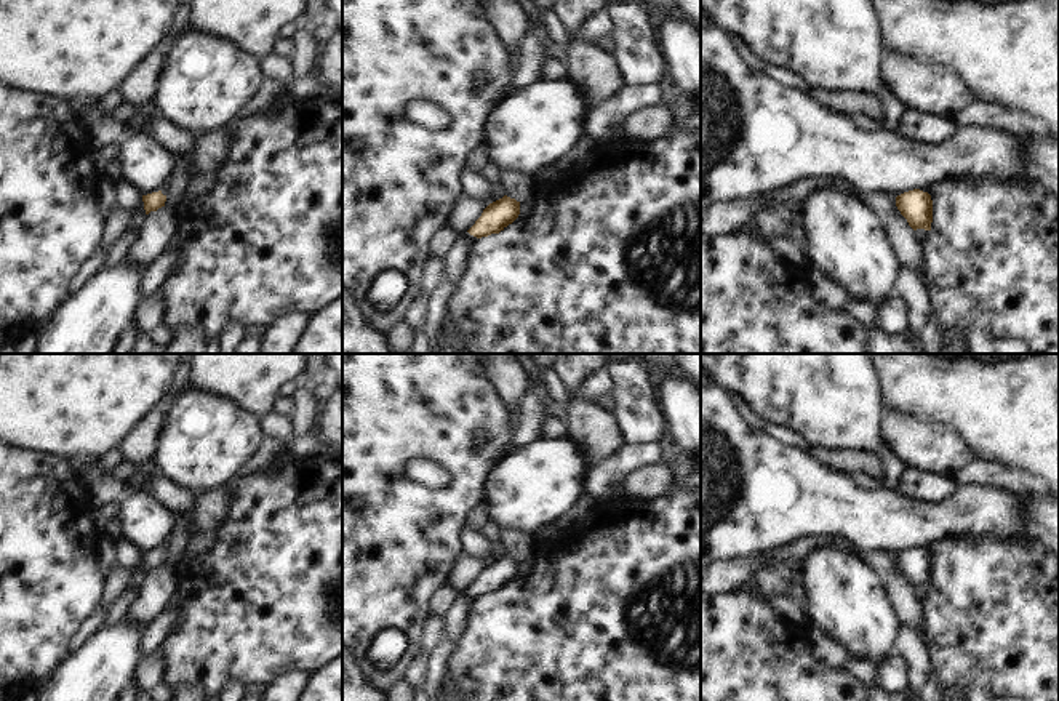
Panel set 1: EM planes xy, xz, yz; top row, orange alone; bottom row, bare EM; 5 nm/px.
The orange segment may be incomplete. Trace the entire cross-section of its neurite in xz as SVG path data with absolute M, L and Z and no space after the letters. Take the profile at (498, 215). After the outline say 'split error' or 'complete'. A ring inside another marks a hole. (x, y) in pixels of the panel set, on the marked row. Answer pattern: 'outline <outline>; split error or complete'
outline M504 195L502 198L490 203L467 232L477 238L499 234L512 224L518 214L520 202Z; complete

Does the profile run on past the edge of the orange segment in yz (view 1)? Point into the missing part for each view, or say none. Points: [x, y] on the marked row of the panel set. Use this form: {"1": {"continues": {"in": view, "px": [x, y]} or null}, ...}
{"1": {"continues": null}}

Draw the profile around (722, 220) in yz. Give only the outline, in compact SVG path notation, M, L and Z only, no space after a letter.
M843 178L800 179L761 195L752 195L747 200L710 205L701 211L701 235L733 235L744 224L745 218L760 210L765 203L803 202L811 194L824 189L833 189L862 200L881 221L901 266L925 278L926 256L923 243L915 238L913 229L909 226L897 206L889 200L889 195L885 192L864 195Z

